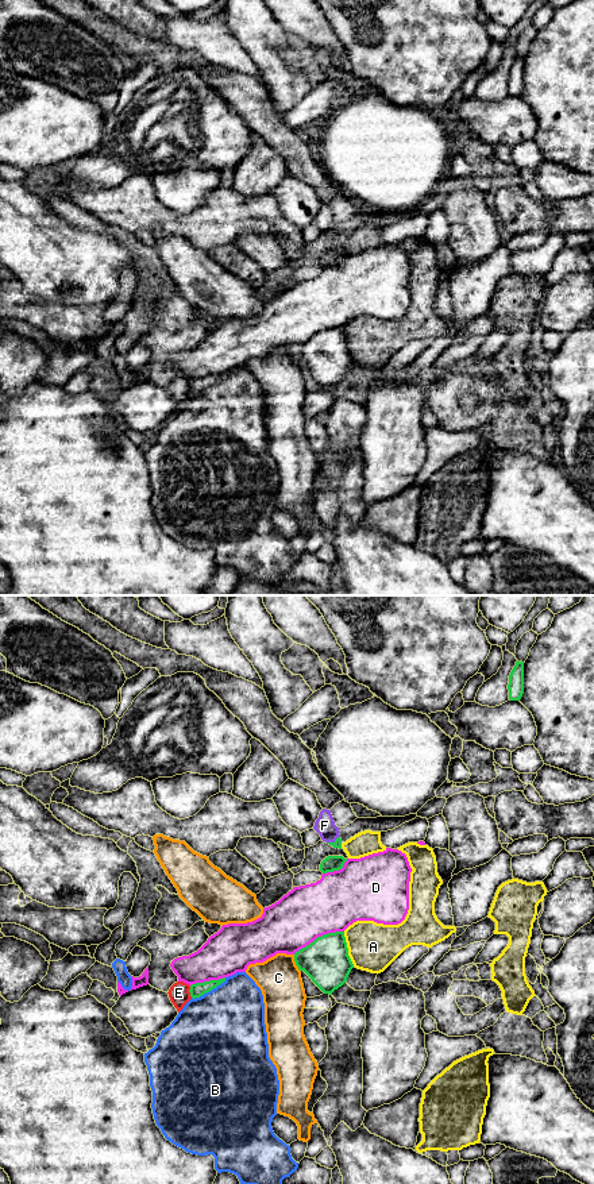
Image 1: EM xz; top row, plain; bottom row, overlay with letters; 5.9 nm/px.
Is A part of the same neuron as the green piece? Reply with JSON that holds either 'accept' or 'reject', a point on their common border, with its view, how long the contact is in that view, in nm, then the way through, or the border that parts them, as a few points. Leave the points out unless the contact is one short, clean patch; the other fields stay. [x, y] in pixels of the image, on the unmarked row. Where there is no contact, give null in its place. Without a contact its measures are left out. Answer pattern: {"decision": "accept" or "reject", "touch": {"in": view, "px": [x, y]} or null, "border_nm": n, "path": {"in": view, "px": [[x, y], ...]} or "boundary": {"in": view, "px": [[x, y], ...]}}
{"decision": "reject", "touch": {"in": "xz", "px": [347, 344]}, "border_nm": 220}

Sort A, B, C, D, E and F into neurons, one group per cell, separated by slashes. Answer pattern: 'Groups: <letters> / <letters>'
Groups: A / B / C / D / E / F

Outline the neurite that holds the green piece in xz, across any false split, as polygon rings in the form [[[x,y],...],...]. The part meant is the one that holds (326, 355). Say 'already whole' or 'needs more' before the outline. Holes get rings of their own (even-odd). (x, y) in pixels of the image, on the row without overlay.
already whole; [[[344,327],[328,328],[294,348],[294,356],[312,377],[332,390],[342,382],[354,363],[348,351]]]

